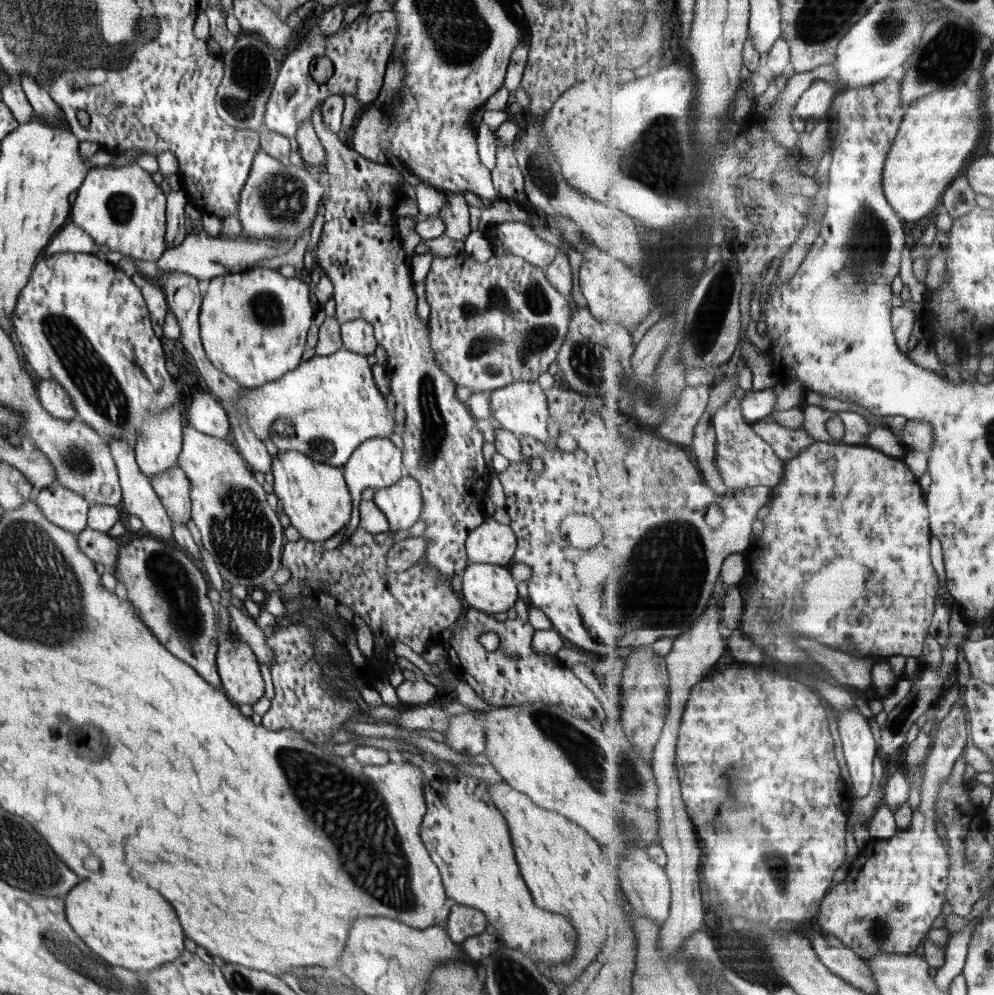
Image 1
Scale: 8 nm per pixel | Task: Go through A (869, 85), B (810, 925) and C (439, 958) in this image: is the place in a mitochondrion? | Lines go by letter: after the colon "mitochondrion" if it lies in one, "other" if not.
A: other
B: other
C: other

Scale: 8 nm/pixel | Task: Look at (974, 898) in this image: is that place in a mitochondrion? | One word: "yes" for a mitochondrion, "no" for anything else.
no

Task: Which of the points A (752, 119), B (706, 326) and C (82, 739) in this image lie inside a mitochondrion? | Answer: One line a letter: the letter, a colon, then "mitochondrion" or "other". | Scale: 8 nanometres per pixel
A: other
B: mitochondrion
C: mitochondrion

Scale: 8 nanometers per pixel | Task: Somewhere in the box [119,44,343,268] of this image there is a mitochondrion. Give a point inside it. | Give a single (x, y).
(281, 197)

